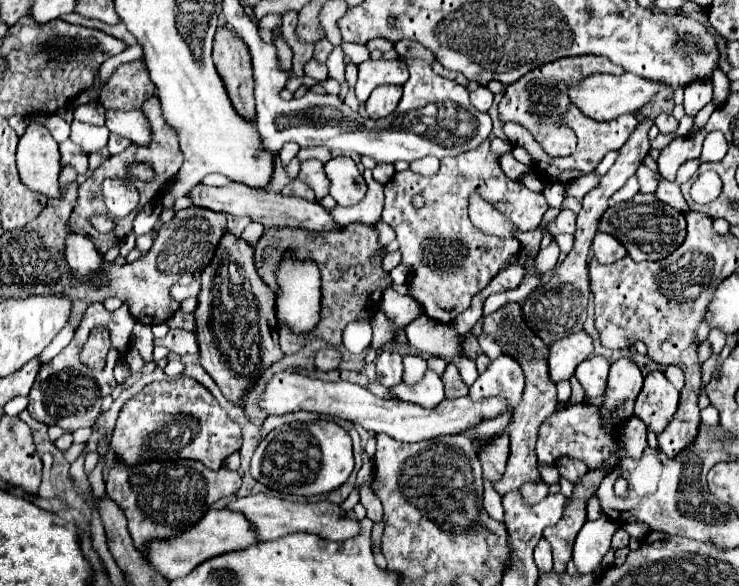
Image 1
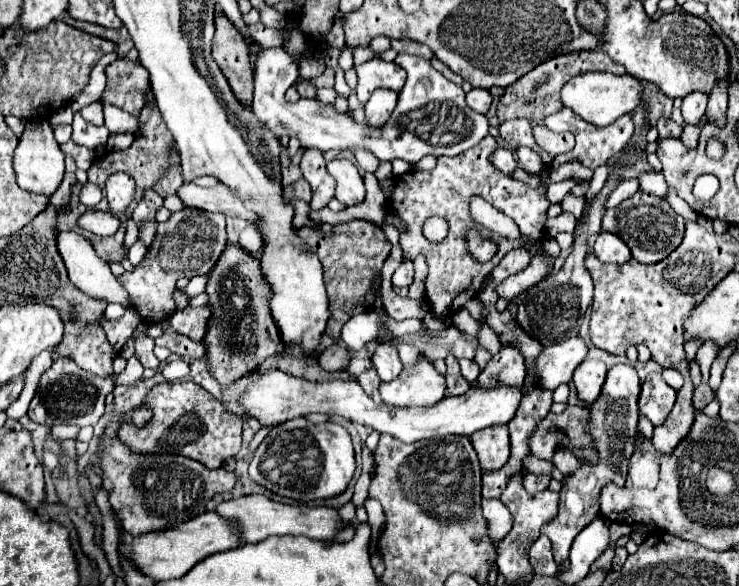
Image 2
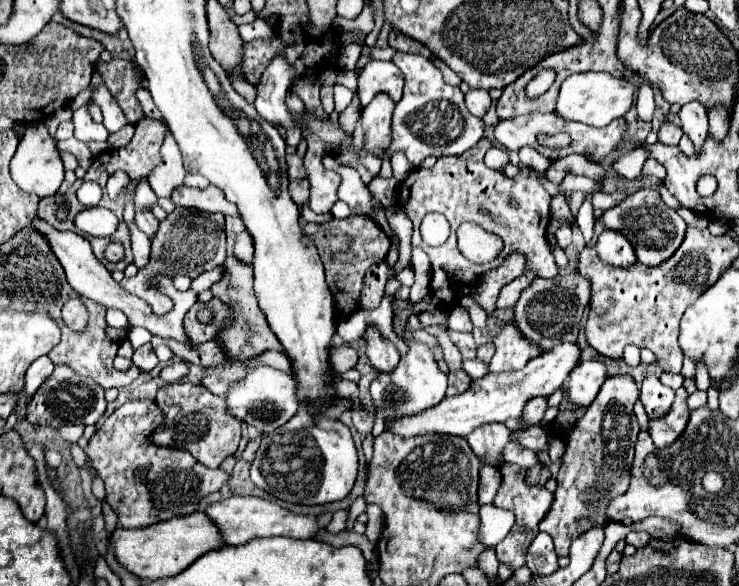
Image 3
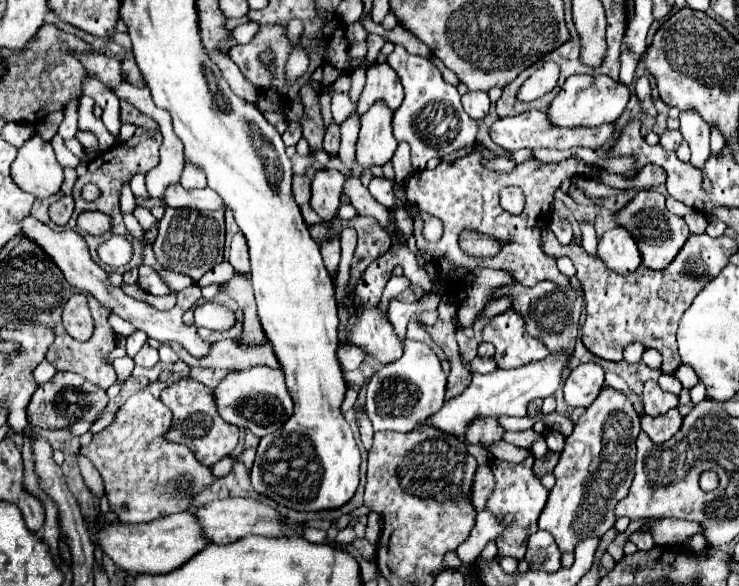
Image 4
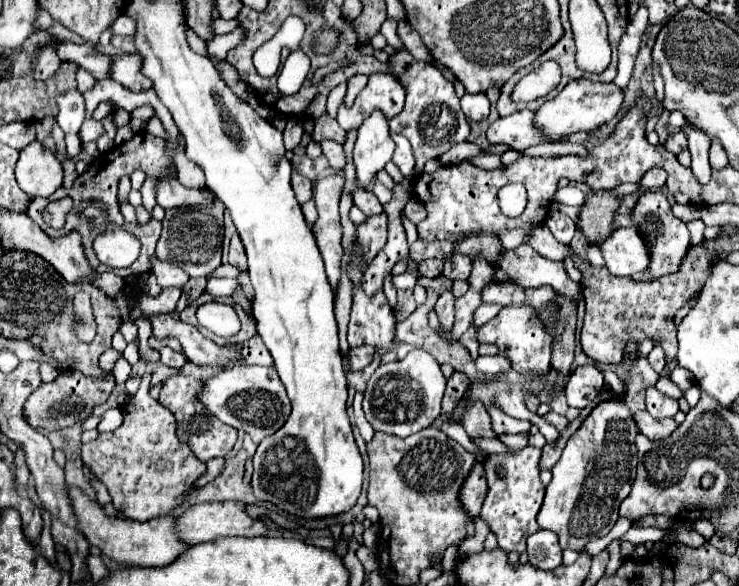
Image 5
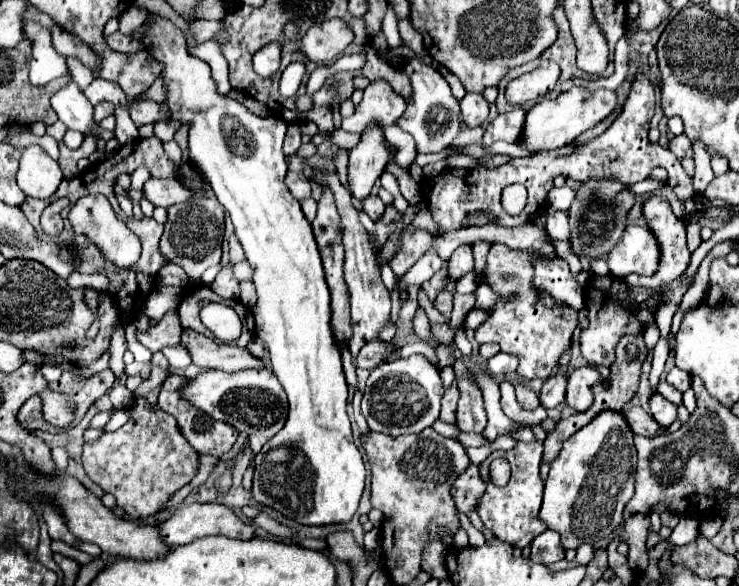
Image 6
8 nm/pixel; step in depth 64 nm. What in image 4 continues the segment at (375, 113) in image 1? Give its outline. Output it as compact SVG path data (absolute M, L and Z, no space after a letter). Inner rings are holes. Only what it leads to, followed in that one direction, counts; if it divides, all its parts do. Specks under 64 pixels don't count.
M376 100L362 116L356 158L364 168L370 168L372 164L384 166L392 158L396 146L398 142L392 136L392 110Z

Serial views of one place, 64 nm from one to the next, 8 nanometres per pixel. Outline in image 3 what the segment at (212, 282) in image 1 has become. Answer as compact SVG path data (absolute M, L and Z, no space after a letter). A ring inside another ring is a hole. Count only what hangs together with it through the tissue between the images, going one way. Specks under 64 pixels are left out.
M234 254L226 256L224 264L224 274L222 278L212 284L210 292L214 298L220 298L230 310L234 310L234 320L228 328L224 328L218 336L216 336L216 342L220 344L220 348L224 350L224 356L230 360L230 362L248 362L252 358L258 358L262 356L264 352L268 350L278 350L282 352L282 344L276 340L276 334L272 332L262 308L258 306L258 298L256 298L256 292L254 292L254 268L252 264L244 264L242 260L238 260Z

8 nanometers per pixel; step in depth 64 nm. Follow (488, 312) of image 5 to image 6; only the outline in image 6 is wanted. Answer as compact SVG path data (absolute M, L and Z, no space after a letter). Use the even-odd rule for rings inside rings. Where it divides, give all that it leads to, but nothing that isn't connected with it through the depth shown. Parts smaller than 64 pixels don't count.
M474 308L474 310L466 316L466 320L464 320L464 328L472 328L472 330L476 330L476 326L480 326L482 320L488 318L488 316L490 316L490 310Z

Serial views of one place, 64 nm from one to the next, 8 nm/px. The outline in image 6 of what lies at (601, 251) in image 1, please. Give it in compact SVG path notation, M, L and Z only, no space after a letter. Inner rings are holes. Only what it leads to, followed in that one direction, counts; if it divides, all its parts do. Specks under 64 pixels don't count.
M628 226L622 232L620 242L608 254L610 274L618 278L626 278L628 274L652 276L656 272L658 248L656 238L648 232L646 226Z

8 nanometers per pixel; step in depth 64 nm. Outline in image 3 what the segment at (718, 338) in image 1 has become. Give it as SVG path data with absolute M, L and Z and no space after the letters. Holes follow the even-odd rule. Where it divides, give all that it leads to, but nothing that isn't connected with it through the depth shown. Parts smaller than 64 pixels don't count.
M702 361L696 364L696 384L698 384L698 390L708 390L708 386L710 386L710 376Z

